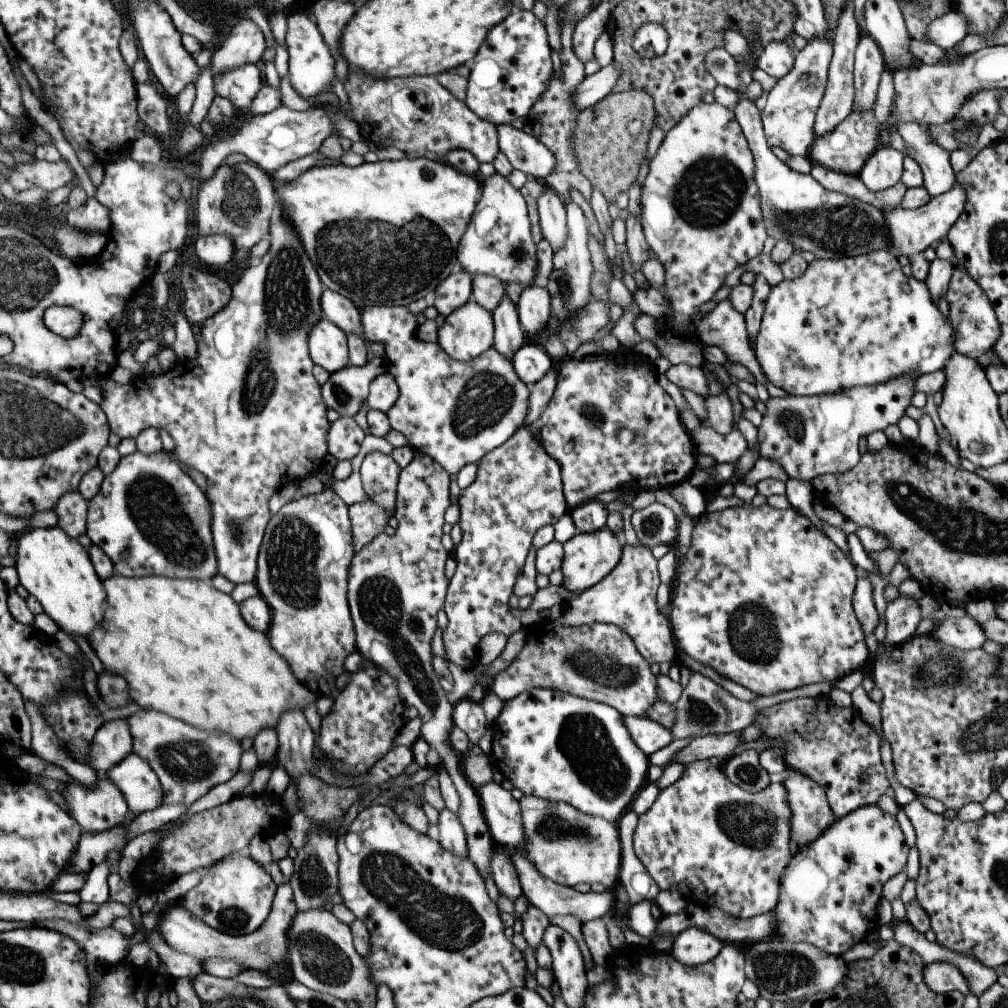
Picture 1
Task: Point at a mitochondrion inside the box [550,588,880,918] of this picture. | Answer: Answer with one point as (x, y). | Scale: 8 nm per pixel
(586, 744)

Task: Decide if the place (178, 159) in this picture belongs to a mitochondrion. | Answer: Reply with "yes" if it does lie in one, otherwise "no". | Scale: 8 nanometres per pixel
no

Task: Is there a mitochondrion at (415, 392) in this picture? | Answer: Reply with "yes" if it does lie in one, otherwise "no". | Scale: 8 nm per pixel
no

